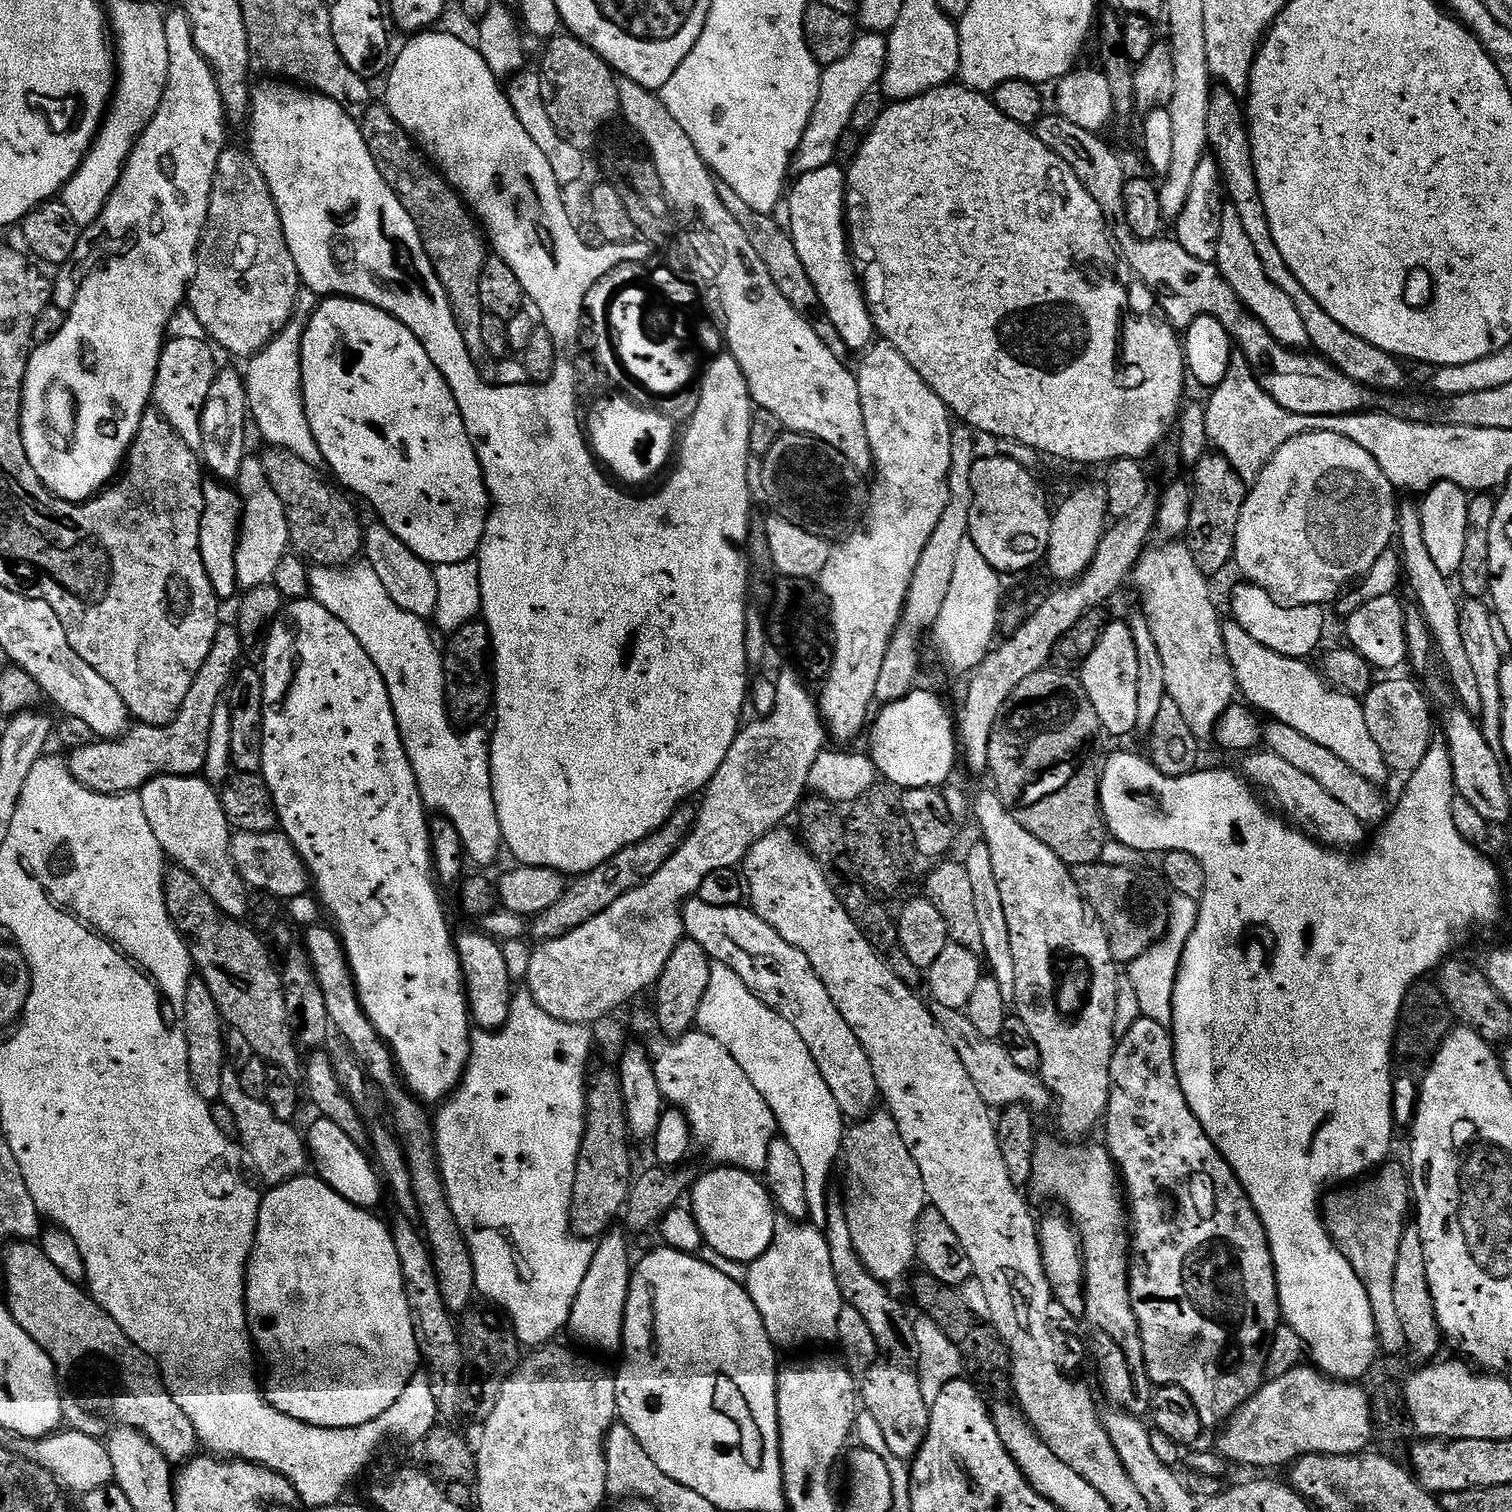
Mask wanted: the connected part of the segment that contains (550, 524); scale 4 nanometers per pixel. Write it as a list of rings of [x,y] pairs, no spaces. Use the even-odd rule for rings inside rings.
[[[260,82],[260,84],[251,89],[252,102],[250,105],[250,115],[246,121],[246,129],[248,128],[248,144],[252,160],[258,166],[258,170],[262,170],[262,174],[266,178],[266,186],[270,186],[270,194],[274,198],[274,202],[278,206],[278,214],[282,218],[282,230],[286,234],[286,246],[290,246],[290,255],[294,257],[294,266],[298,266],[298,274],[300,275],[300,283],[309,292],[315,292],[317,297],[320,298],[343,298],[345,300],[357,300],[358,302],[366,302],[370,306],[374,306],[378,310],[382,310],[386,314],[390,314],[394,318],[398,318],[398,322],[402,322],[402,326],[406,326],[406,330],[410,330],[410,334],[414,334],[414,338],[418,338],[418,342],[422,342],[422,346],[426,346],[426,354],[430,354],[430,362],[434,362],[434,366],[438,366],[438,370],[442,374],[442,378],[446,378],[446,386],[450,386],[450,394],[454,394],[454,402],[458,402],[458,410],[462,414],[462,422],[466,422],[466,434],[470,434],[470,442],[474,446],[474,450],[478,454],[478,462],[484,471],[484,481],[488,487],[488,494],[490,497],[491,508],[488,514],[488,525],[484,531],[484,537],[480,543],[480,551],[478,559],[480,561],[480,589],[482,590],[482,602],[480,607],[482,609],[482,619],[488,626],[488,632],[492,636],[492,659],[494,661],[494,716],[496,712],[496,729],[491,729],[490,732],[490,751],[492,754],[492,793],[494,794],[494,806],[498,810],[498,826],[502,830],[502,844],[505,849],[508,848],[517,856],[521,865],[529,864],[530,866],[542,866],[543,868],[553,868],[558,870],[561,874],[567,874],[569,877],[575,878],[585,872],[594,870],[594,866],[602,866],[602,862],[606,862],[610,858],[614,858],[614,854],[618,854],[618,850],[626,850],[626,846],[634,846],[634,842],[642,842],[642,838],[646,838],[650,834],[654,834],[669,818],[675,814],[676,809],[681,807],[692,795],[703,793],[704,789],[714,778],[714,774],[718,774],[718,766],[722,766],[722,761],[726,758],[726,754],[730,754],[730,746],[734,742],[734,738],[741,730],[742,719],[740,715],[743,714],[744,708],[746,712],[746,701],[750,696],[750,669],[747,664],[746,658],[746,624],[747,612],[750,607],[749,595],[749,562],[745,553],[745,544],[747,542],[748,520],[754,511],[752,505],[752,492],[748,489],[748,460],[750,461],[750,453],[748,447],[750,446],[750,426],[754,405],[752,402],[752,395],[748,393],[746,386],[746,378],[742,374],[742,370],[738,366],[738,362],[730,354],[717,355],[719,364],[712,367],[712,372],[708,375],[706,382],[706,391],[704,391],[704,402],[700,405],[700,411],[696,415],[696,425],[688,432],[688,444],[684,445],[686,449],[683,454],[680,474],[665,479],[664,484],[656,489],[652,484],[652,478],[646,474],[650,472],[650,466],[636,466],[636,464],[620,464],[622,458],[626,458],[626,450],[618,450],[618,448],[626,448],[628,442],[628,434],[624,434],[622,442],[616,442],[616,454],[614,454],[614,466],[606,466],[602,470],[616,470],[614,474],[618,476],[616,484],[626,490],[622,490],[617,494],[614,489],[610,488],[605,479],[598,474],[598,469],[589,460],[588,452],[585,443],[582,442],[580,432],[577,432],[575,421],[573,420],[573,403],[572,396],[572,373],[569,366],[565,362],[557,363],[554,374],[544,384],[538,385],[531,382],[522,385],[502,385],[497,386],[495,383],[489,382],[482,378],[480,371],[474,366],[474,362],[470,358],[470,350],[466,350],[466,342],[462,338],[462,332],[458,330],[457,320],[453,316],[453,308],[450,306],[449,299],[446,298],[445,288],[441,284],[441,280],[437,276],[437,272],[430,262],[429,255],[426,254],[425,244],[422,242],[421,234],[418,233],[418,228],[414,224],[414,220],[407,213],[406,208],[402,206],[401,200],[394,190],[389,188],[388,183],[382,178],[381,172],[377,168],[377,163],[374,162],[373,156],[370,154],[369,147],[366,146],[365,136],[360,130],[357,119],[348,112],[342,110],[342,106],[334,102],[333,99],[326,98],[320,95],[319,92],[305,90],[300,86],[293,86],[288,82]],[[628,470],[636,470],[642,472],[642,480],[636,480],[636,476],[632,480],[628,480]]]

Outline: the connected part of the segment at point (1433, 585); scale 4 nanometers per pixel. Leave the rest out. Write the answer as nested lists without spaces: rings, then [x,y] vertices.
[[[1401,503],[1396,517],[1396,530],[1398,533],[1399,556],[1403,561],[1403,575],[1406,584],[1412,587],[1412,596],[1415,607],[1419,608],[1424,616],[1426,626],[1432,635],[1435,651],[1444,659],[1444,668],[1448,671],[1448,680],[1456,691],[1455,699],[1470,715],[1479,717],[1482,710],[1482,698],[1478,691],[1478,678],[1466,655],[1460,633],[1460,604],[1448,585],[1449,577],[1438,570],[1438,566],[1430,558],[1430,550],[1426,550],[1426,538],[1422,535],[1422,518],[1419,507],[1415,503]]]

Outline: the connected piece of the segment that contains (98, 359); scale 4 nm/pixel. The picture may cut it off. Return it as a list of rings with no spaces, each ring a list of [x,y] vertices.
[[[183,10],[172,13],[169,11],[165,15],[164,25],[166,26],[166,50],[170,50],[170,74],[166,78],[166,90],[162,94],[162,102],[150,126],[146,126],[146,130],[136,140],[130,158],[125,162],[122,170],[122,178],[118,186],[114,186],[114,194],[110,194],[102,214],[93,224],[81,231],[74,254],[70,254],[66,263],[59,265],[57,272],[60,273],[57,274],[56,280],[54,276],[54,304],[60,308],[68,308],[68,317],[61,322],[60,329],[45,344],[37,343],[31,349],[24,375],[24,393],[20,398],[20,429],[22,442],[26,446],[26,458],[30,458],[30,466],[34,466],[34,474],[38,474],[38,478],[48,487],[48,491],[60,500],[70,501],[71,504],[83,504],[84,501],[92,499],[113,483],[114,477],[125,463],[128,449],[136,440],[144,413],[153,403],[152,391],[156,381],[160,351],[163,350],[168,335],[167,324],[172,314],[185,303],[188,286],[192,283],[193,274],[196,273],[196,252],[200,248],[200,236],[208,221],[214,174],[218,170],[218,158],[226,147],[224,103],[218,94],[216,75],[212,72],[208,60],[202,58],[198,46],[194,46],[194,34],[188,13]]]

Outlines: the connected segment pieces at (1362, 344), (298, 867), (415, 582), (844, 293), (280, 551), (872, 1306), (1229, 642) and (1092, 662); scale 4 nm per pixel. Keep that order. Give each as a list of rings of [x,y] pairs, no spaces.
[[[1216,86],[1212,89],[1210,110],[1206,114],[1206,138],[1211,155],[1220,168],[1227,203],[1232,204],[1234,210],[1238,210],[1238,219],[1242,222],[1246,235],[1250,237],[1250,243],[1254,245],[1258,262],[1262,262],[1262,270],[1266,270],[1266,278],[1270,278],[1270,282],[1278,286],[1278,290],[1282,290],[1282,294],[1286,294],[1290,302],[1294,302],[1302,318],[1302,326],[1306,326],[1309,345],[1354,383],[1362,384],[1369,390],[1381,388],[1384,392],[1398,391],[1404,384],[1401,361],[1389,352],[1378,350],[1378,346],[1370,346],[1370,342],[1350,334],[1346,326],[1338,326],[1338,322],[1334,322],[1334,318],[1330,318],[1330,314],[1326,314],[1326,310],[1322,310],[1322,306],[1318,306],[1318,302],[1314,302],[1314,298],[1306,294],[1306,286],[1302,286],[1302,282],[1294,278],[1290,266],[1286,266],[1286,258],[1282,258],[1274,242],[1274,234],[1270,234],[1270,218],[1266,218],[1266,206],[1262,206],[1262,194],[1258,190],[1258,178],[1254,170],[1252,143],[1248,137],[1246,112],[1241,101],[1229,88]]]
[[[236,832],[232,837],[232,864],[249,889],[268,892],[281,902],[295,896],[303,896],[309,891],[308,868],[300,860],[300,855],[283,832]]]
[[[373,522],[367,525],[364,534],[363,559],[372,567],[374,574],[386,586],[386,594],[402,608],[406,614],[414,614],[421,618],[432,618],[438,606],[438,582],[433,565],[428,564],[410,546],[406,546],[388,529],[385,524]]]
[[[833,162],[818,170],[799,173],[795,180],[786,196],[786,227],[792,233],[794,250],[798,250],[806,274],[810,274],[814,290],[818,290],[822,310],[826,310],[826,318],[834,322],[842,342],[846,342],[853,353],[863,353],[873,343],[874,329],[862,282],[850,255],[844,215],[845,169]]]
[[[245,455],[242,470],[238,470],[236,475],[234,488],[242,505],[240,541],[236,547],[236,583],[241,589],[247,590],[269,583],[282,558],[290,552],[288,523],[286,510],[278,494],[274,494],[270,478],[266,478],[264,461],[259,455]]]
[[[829,1195],[828,1223],[823,1225],[822,1231],[830,1246],[830,1266],[834,1266],[834,1278],[844,1303],[866,1318],[878,1346],[874,1366],[870,1366],[870,1370],[862,1377],[862,1404],[878,1422],[890,1454],[894,1458],[911,1462],[924,1444],[930,1426],[930,1405],[922,1398],[920,1385],[920,1355],[916,1349],[914,1320],[888,1293],[889,1285],[874,1278],[874,1274],[866,1270],[862,1258],[858,1258],[858,1250],[854,1250],[854,1238],[850,1236],[850,1222],[846,1222],[844,1202],[843,1195]]]
[[[1231,618],[1221,623],[1220,629],[1239,695],[1245,696],[1243,699],[1257,713],[1286,726],[1294,726],[1298,734],[1306,734],[1310,742],[1318,742],[1318,746],[1342,758],[1342,762],[1346,762],[1346,766],[1353,768],[1357,774],[1362,774],[1362,778],[1374,785],[1384,786],[1390,777],[1390,769],[1382,758],[1382,750],[1378,750],[1370,729],[1366,727],[1364,706],[1357,697],[1331,687],[1313,665],[1313,669],[1308,665],[1307,659],[1295,660],[1262,646],[1258,638],[1246,634],[1246,630],[1242,630],[1242,626]]]
[[[1109,622],[1104,627],[1094,654],[1086,658],[1082,669],[1082,683],[1094,710],[1098,710],[1101,729],[1112,736],[1128,736],[1136,732],[1138,722],[1138,650],[1134,650],[1134,636],[1127,623]]]

